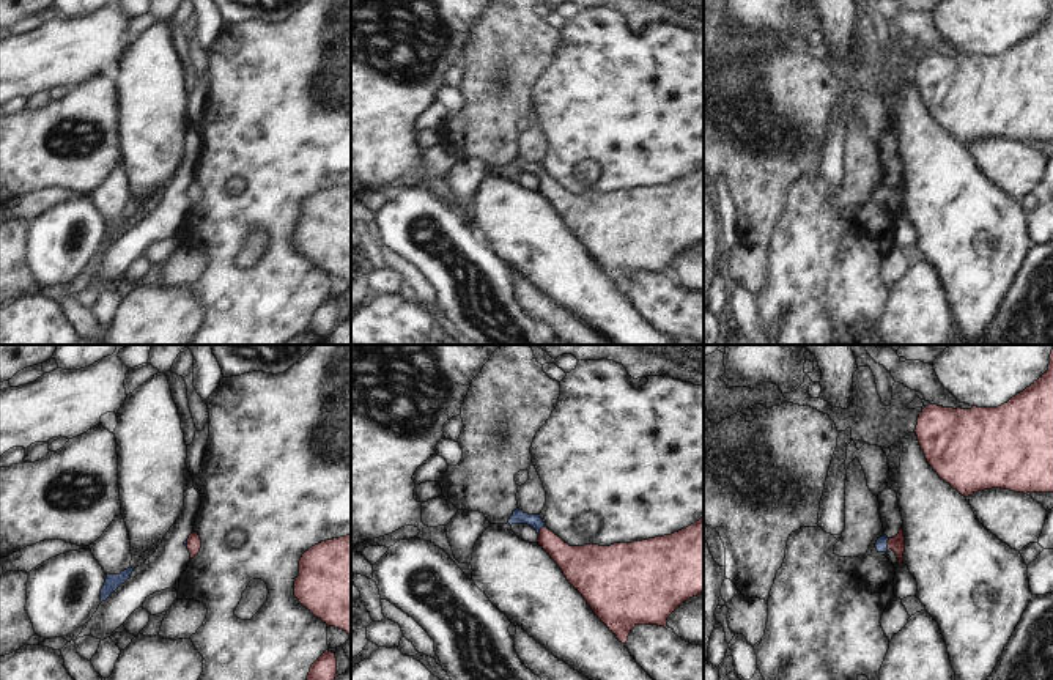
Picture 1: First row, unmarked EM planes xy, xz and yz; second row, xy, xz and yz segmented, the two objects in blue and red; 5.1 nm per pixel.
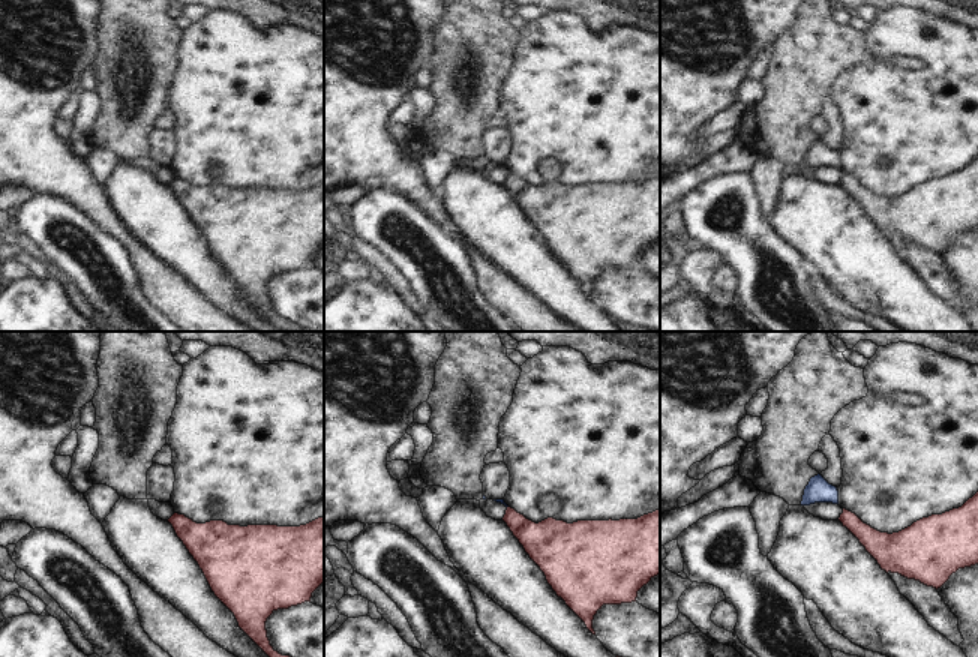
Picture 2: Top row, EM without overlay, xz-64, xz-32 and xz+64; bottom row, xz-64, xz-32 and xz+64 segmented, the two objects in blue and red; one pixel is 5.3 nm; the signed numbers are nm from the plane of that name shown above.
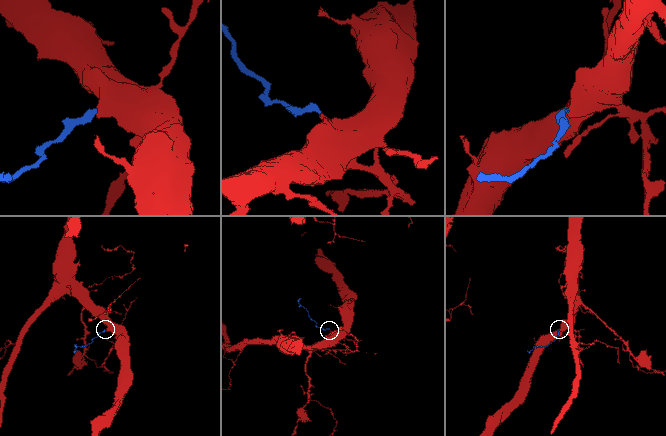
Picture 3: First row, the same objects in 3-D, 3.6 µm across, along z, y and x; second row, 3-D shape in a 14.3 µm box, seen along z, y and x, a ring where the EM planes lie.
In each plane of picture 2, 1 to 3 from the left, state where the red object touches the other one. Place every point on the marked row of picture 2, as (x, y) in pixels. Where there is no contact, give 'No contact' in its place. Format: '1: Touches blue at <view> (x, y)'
1: No contact
2: No contact
3: No contact.

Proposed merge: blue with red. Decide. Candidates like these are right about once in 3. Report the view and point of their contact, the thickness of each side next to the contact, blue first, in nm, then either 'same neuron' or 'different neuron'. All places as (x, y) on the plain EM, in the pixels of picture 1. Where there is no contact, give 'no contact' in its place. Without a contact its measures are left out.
xz (539, 178) | 70/180 nm | same neuron

